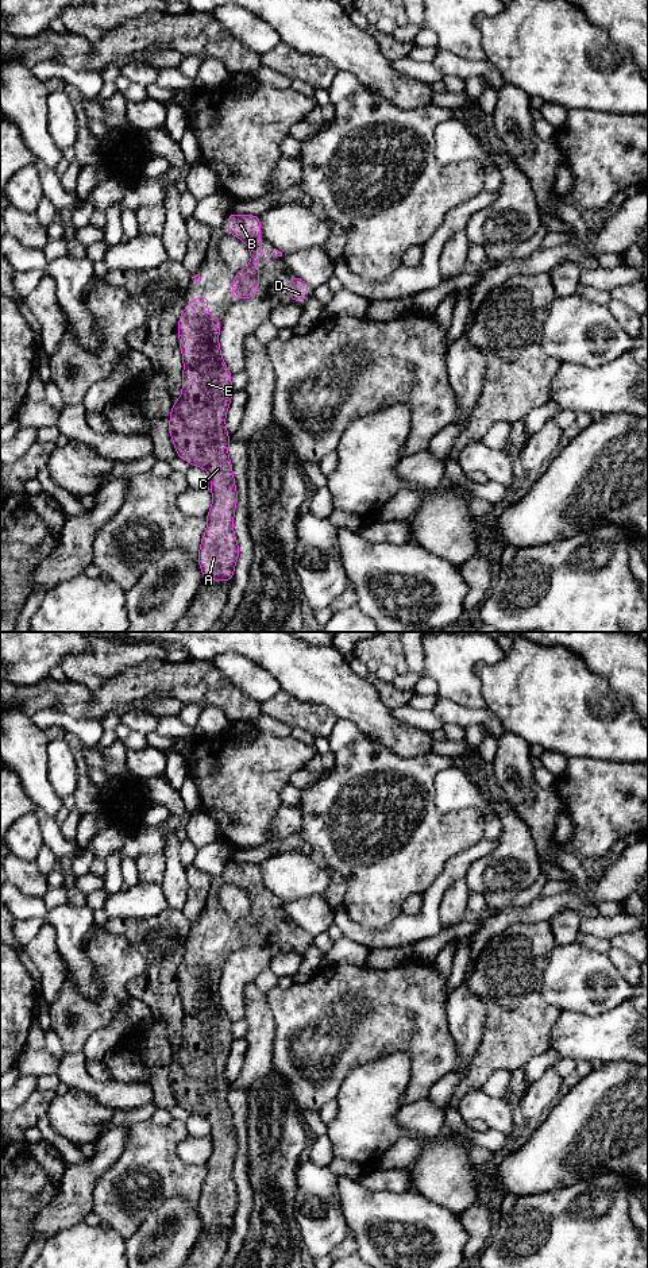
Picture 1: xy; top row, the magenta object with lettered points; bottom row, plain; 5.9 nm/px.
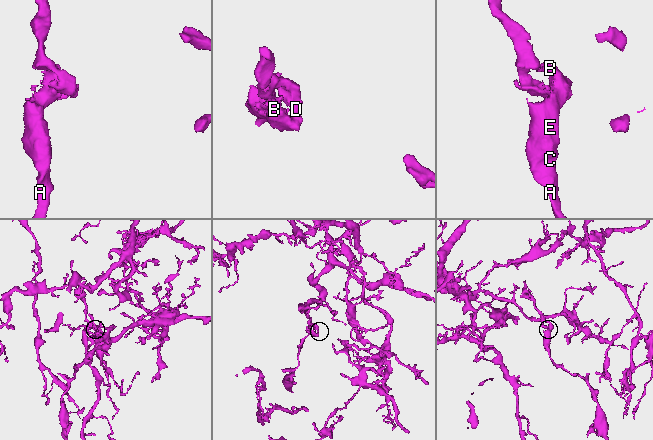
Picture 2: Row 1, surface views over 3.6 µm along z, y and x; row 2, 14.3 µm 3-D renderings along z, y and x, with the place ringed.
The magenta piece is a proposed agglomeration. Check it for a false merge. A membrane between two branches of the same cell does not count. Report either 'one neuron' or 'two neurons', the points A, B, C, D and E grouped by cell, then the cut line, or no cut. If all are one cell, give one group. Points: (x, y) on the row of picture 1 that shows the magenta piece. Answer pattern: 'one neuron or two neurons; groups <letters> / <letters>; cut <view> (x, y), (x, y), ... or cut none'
one neuron; groups A B C D E; cut none

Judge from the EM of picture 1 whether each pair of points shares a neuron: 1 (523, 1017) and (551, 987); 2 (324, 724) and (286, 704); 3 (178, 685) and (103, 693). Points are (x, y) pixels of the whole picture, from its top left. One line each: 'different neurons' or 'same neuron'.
1: different neurons
2: same neuron
3: same neuron

